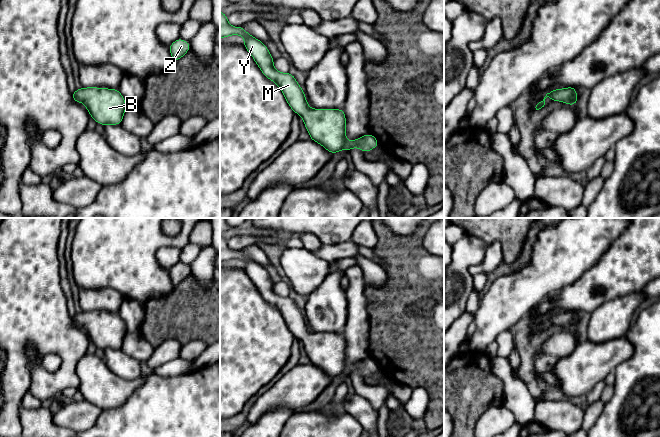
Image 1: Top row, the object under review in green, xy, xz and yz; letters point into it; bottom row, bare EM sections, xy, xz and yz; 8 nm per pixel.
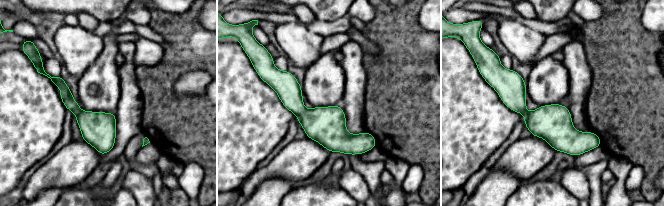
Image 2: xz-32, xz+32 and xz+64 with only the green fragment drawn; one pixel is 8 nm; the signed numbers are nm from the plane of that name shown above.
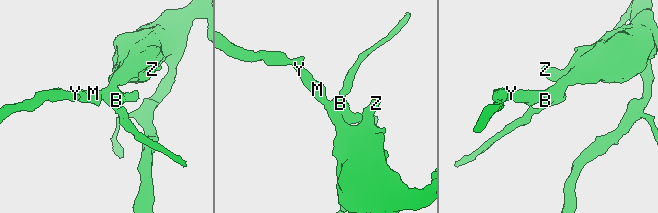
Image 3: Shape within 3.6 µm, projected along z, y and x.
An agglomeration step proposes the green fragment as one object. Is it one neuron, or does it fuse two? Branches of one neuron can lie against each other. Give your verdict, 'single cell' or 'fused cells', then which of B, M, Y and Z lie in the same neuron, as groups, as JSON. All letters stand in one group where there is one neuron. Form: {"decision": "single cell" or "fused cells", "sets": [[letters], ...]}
{"decision": "single cell", "sets": [["B", "M", "Y", "Z"]]}

